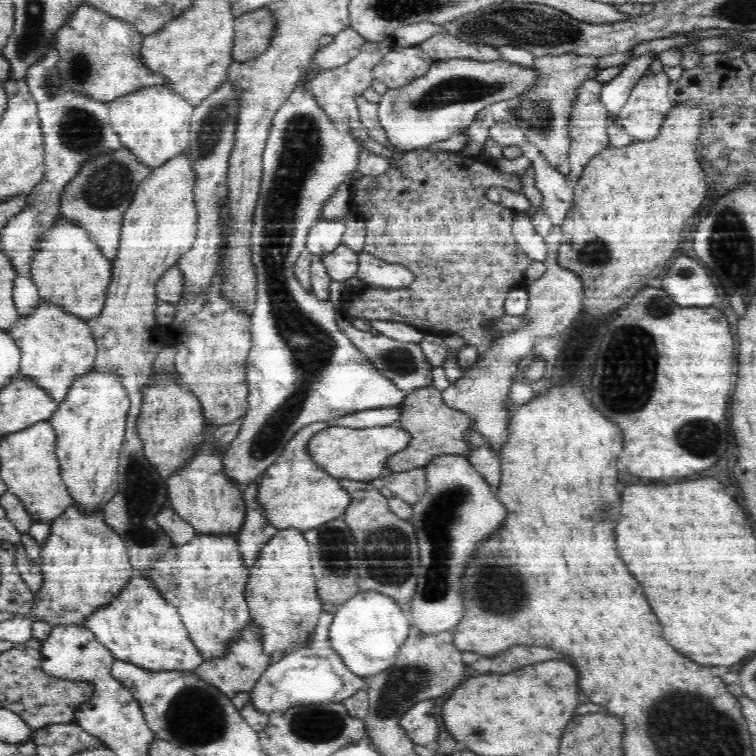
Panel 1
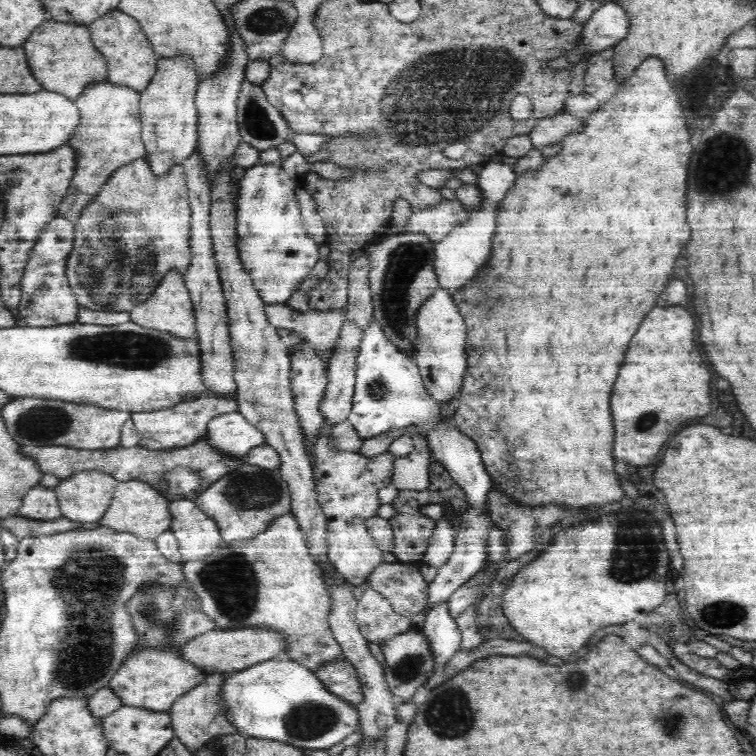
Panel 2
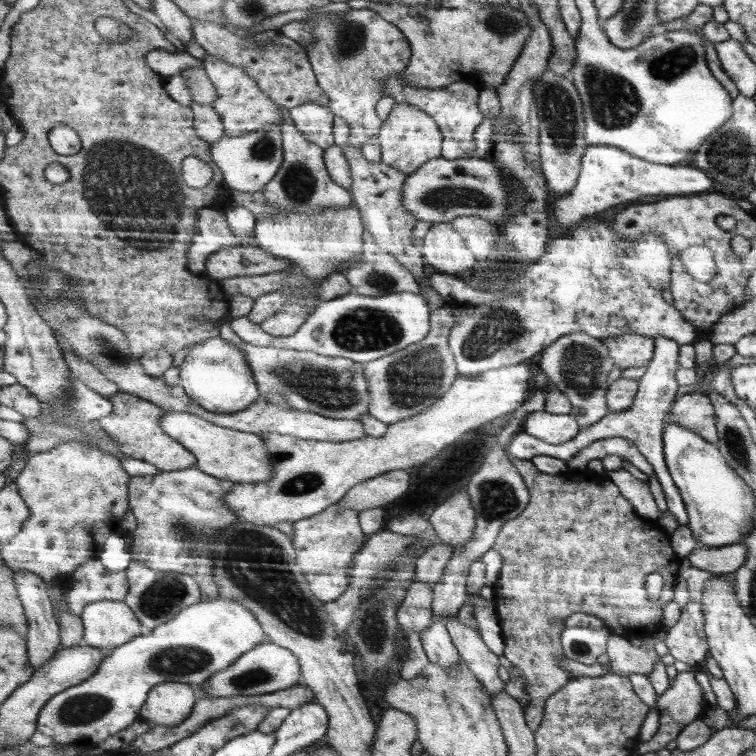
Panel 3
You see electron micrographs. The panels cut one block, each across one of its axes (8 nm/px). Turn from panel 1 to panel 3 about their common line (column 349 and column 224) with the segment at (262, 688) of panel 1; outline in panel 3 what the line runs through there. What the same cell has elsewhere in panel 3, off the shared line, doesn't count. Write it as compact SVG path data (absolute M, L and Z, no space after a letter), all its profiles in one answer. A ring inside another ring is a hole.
M272 641L250 649L229 668L220 670L202 684L204 698L228 698L228 696L256 696L283 691L301 682L301 664L293 651Z

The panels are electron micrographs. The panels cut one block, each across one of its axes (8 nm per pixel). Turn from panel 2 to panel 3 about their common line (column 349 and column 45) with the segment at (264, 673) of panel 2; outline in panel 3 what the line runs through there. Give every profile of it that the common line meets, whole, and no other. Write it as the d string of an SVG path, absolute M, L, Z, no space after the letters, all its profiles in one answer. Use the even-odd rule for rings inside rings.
M222 598L200 601L197 605L182 609L172 620L109 650L98 672L46 701L38 717L38 730L50 736L56 745L79 744L89 747L105 741L137 720L153 686L162 685L162 682L202 686L214 673L229 668L242 654L264 642L269 642L268 636L248 608Z

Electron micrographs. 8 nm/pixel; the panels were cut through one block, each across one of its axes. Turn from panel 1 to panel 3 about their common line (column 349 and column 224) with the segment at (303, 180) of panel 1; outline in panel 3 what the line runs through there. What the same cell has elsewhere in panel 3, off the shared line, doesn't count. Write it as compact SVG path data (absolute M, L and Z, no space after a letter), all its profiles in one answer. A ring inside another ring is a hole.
M270 126L260 128L242 136L230 137L226 134L220 141L210 144L210 156L222 170L226 187L231 192L254 193L262 191L276 177L283 161L283 146L281 128ZM220 335L196 343L179 366L180 382L186 394L202 408L216 413L246 410L260 397L257 379L246 361L244 351Z

